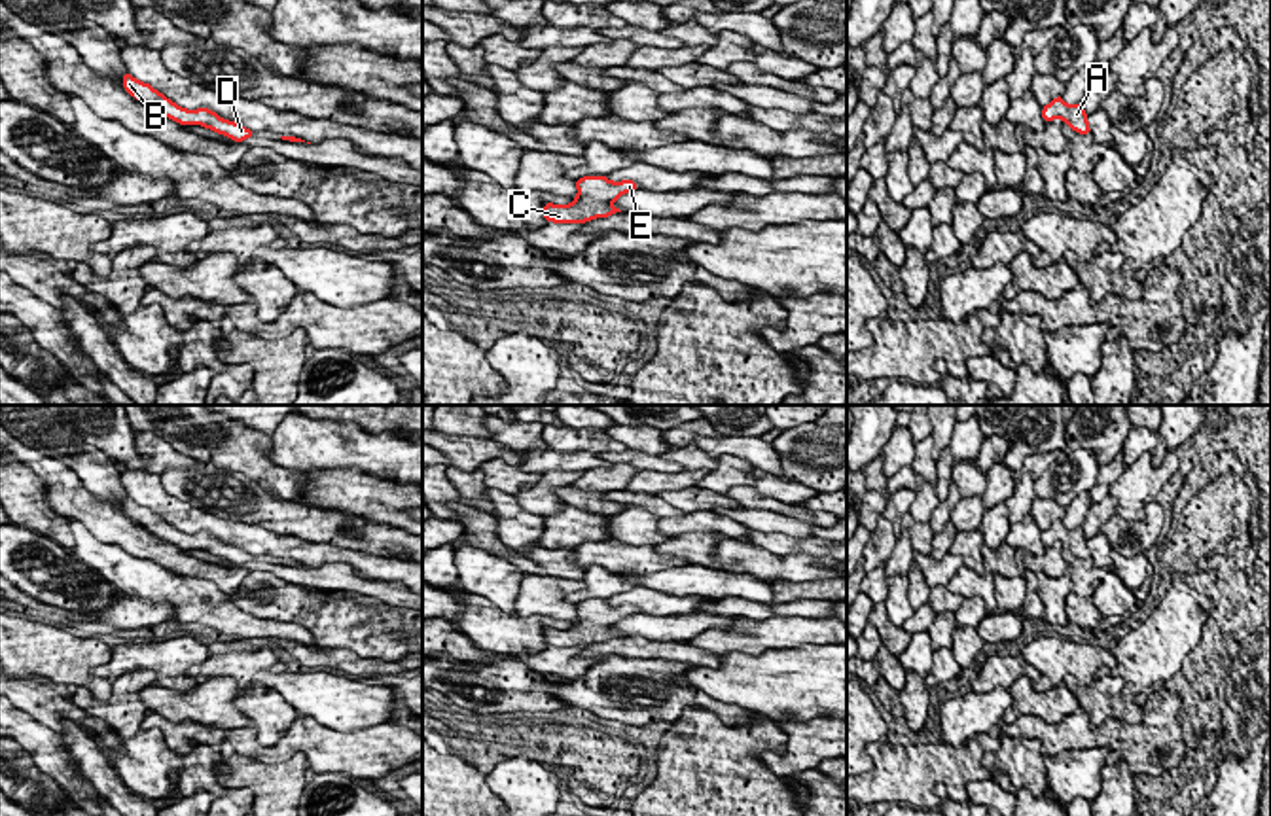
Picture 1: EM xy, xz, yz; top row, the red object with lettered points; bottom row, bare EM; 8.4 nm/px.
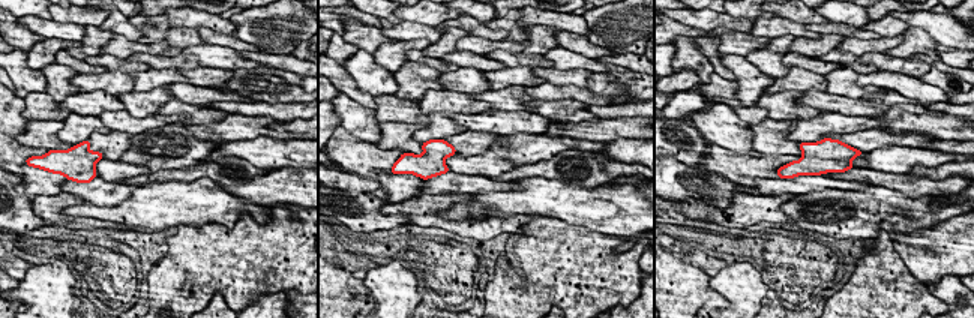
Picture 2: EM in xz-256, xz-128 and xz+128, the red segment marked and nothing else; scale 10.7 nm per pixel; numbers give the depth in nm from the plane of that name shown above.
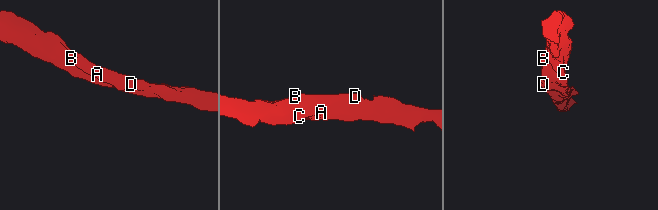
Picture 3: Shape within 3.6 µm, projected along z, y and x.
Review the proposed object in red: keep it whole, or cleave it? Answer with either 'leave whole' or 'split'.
leave whole

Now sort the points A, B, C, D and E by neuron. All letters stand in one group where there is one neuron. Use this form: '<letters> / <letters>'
A B C D E

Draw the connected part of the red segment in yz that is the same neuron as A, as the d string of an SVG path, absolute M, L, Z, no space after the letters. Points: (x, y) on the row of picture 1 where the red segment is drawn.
M1055 97L1047 106L1042 108L1042 117L1046 123L1061 117L1065 123L1070 125L1072 131L1080 134L1091 134L1091 127L1087 125L1087 114L1083 112L1082 102L1068 106L1063 97Z

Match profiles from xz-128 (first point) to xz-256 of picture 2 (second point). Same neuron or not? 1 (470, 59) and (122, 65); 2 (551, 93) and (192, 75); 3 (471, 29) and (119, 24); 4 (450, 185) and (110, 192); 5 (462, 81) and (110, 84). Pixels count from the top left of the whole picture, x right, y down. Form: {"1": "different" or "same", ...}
{"1": "same", "2": "different", "3": "same", "4": "same", "5": "same"}

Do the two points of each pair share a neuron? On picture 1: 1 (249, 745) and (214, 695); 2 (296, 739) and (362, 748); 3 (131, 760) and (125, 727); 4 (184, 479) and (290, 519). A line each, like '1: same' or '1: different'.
1: different
2: same
3: different
4: same

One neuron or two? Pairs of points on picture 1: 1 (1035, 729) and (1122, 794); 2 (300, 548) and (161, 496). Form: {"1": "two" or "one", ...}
{"1": "two", "2": "one"}

